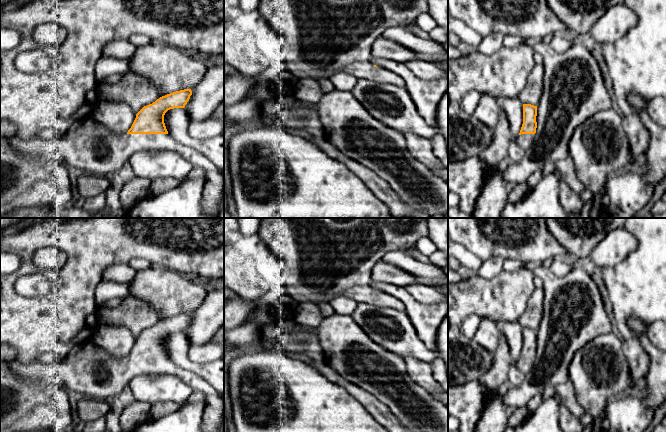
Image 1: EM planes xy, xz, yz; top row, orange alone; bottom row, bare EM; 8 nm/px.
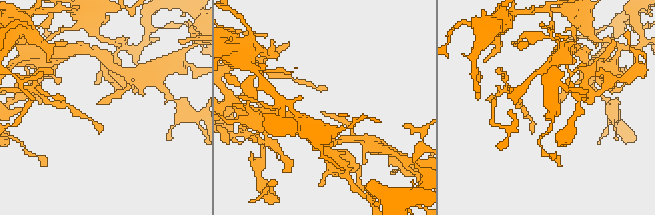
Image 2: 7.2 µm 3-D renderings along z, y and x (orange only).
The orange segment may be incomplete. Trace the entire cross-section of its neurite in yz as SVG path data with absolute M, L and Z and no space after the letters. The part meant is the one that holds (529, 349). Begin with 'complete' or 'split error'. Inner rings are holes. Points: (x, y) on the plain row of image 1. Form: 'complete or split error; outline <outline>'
split error; outline M523 328L523 348L518 362L512 364L517 365L520 368L520 370L525 374L527 374L532 369L535 363L535 357L537 352L536 340L537 340L537 330L531 328Z

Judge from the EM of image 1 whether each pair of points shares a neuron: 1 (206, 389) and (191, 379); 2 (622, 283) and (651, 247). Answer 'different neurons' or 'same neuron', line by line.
1: same neuron
2: same neuron

